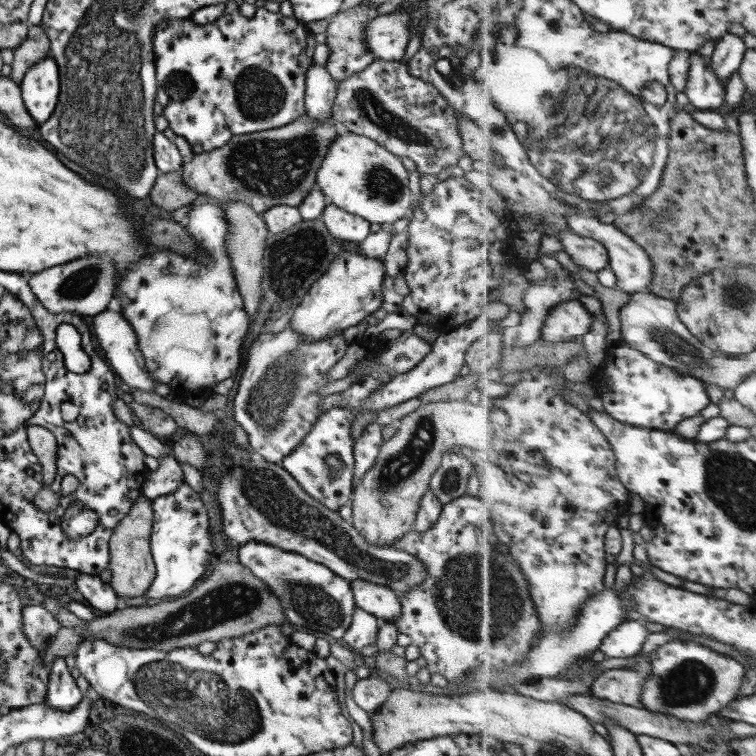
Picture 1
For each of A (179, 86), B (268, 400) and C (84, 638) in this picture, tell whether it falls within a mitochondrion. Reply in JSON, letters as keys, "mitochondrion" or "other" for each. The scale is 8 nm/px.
{"A":"mitochondrion","B":"mitochondrion","C":"other"}

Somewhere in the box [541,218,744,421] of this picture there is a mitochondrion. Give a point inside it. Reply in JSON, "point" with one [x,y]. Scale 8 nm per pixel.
{"point":[671,343]}

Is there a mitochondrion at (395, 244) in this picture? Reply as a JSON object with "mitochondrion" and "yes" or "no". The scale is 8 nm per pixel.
{"mitochondrion":"no"}

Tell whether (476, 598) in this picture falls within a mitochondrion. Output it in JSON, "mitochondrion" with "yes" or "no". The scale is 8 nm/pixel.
{"mitochondrion":"yes"}

